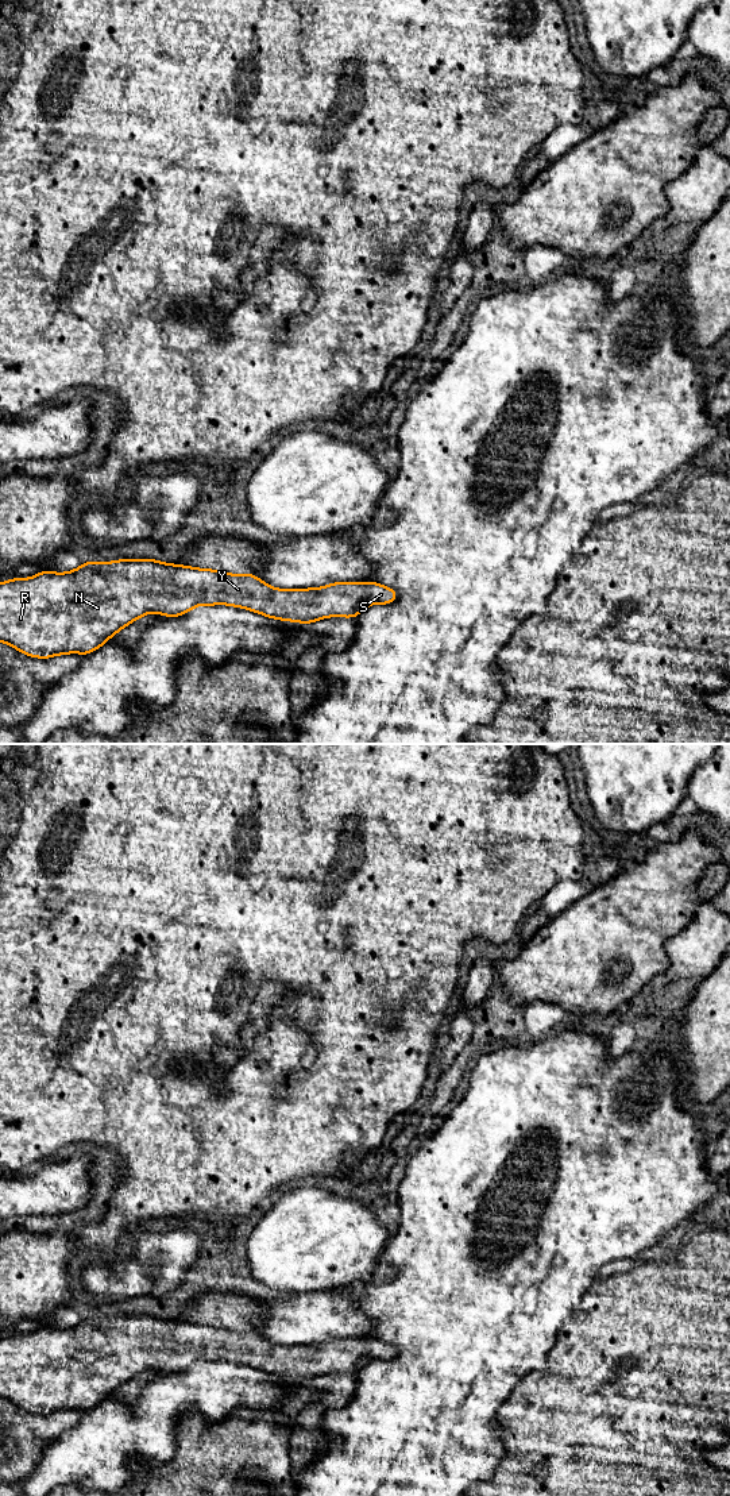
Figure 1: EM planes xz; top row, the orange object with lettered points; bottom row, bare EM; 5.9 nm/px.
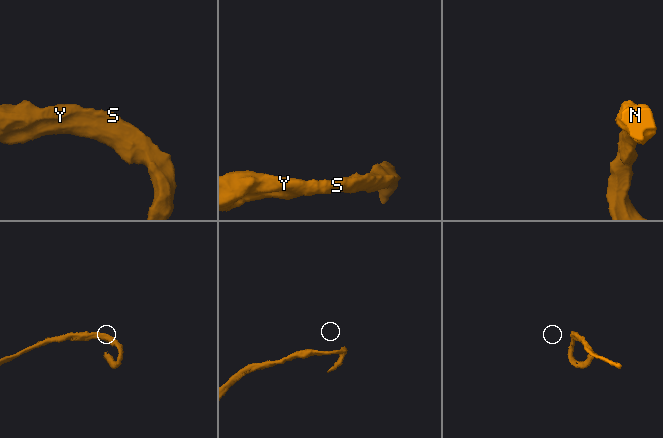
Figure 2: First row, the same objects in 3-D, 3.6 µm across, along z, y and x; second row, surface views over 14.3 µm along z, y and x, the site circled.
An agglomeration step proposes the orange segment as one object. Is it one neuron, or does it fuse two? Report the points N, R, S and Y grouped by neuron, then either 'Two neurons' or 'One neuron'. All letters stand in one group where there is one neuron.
Groups: N R S Y. One neuron

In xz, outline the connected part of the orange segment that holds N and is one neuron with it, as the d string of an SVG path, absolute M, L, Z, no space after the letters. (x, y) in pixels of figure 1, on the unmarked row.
M119 1315L113 1318L84 1318L67 1329L39 1327L31 1334L15 1334L0 1338L0 1399L38 1415L58 1411L90 1408L103 1403L123 1384L150 1369L178 1373L198 1361L229 1361L243 1364L269 1374L312 1380L328 1373L358 1373L367 1362L389 1361L398 1354L394 1345L376 1338L335 1338L324 1343L277 1345L254 1330L228 1330L210 1325L197 1325L157 1315Z

